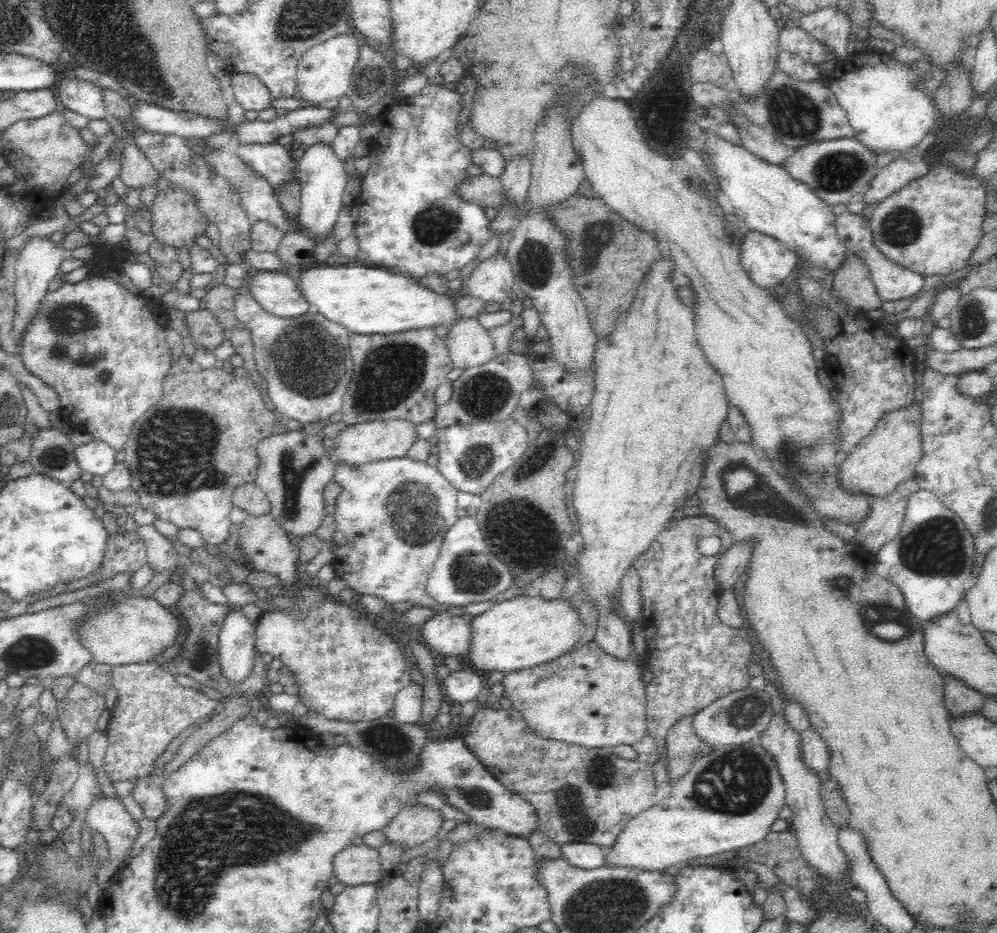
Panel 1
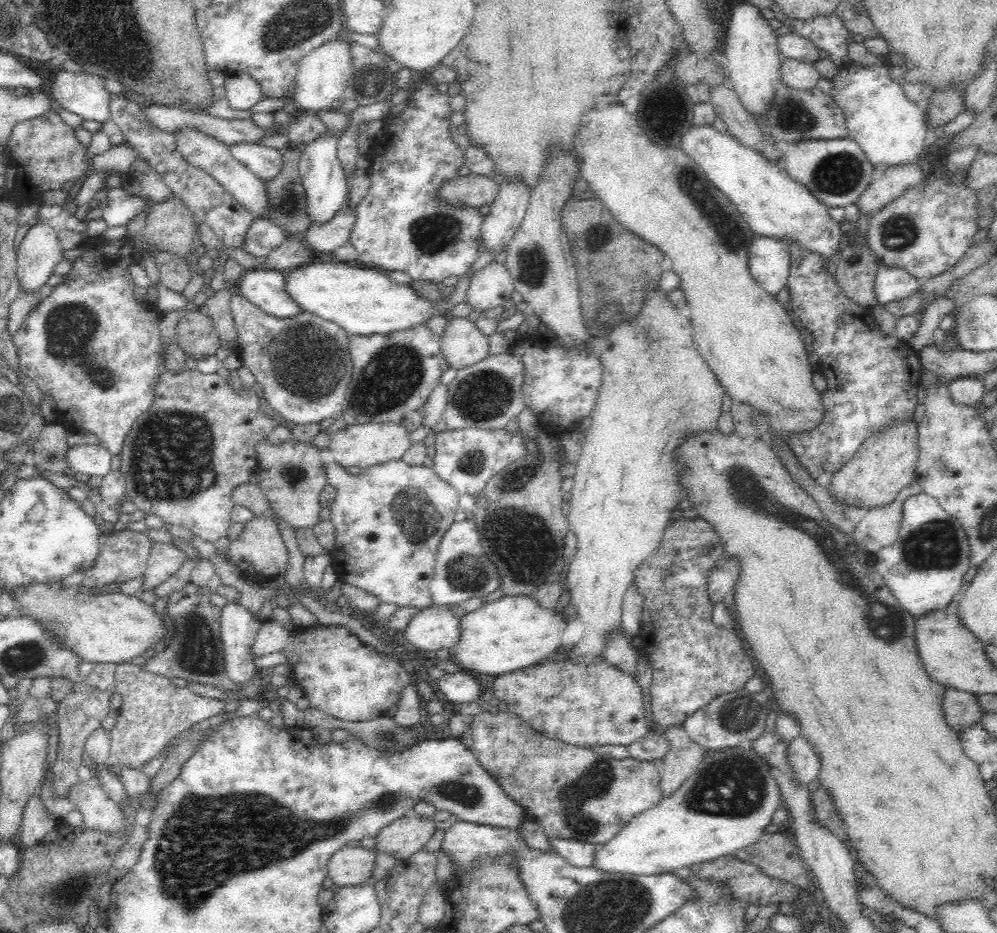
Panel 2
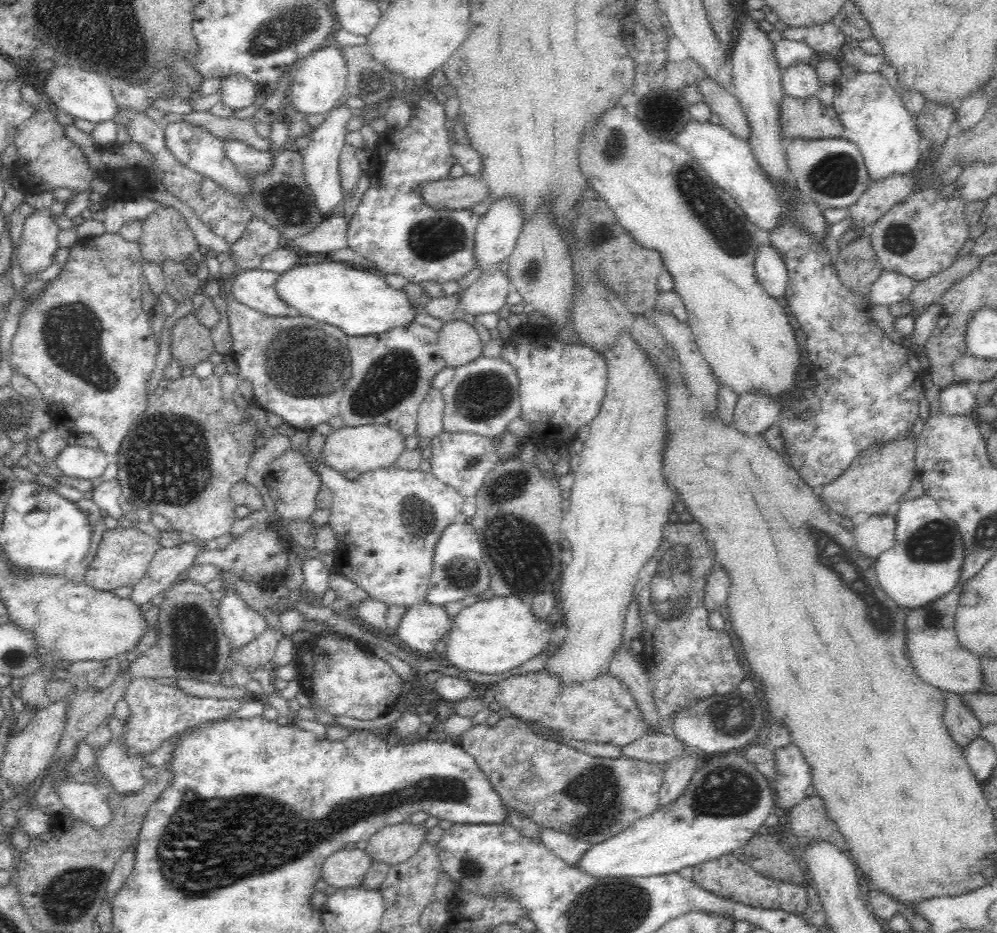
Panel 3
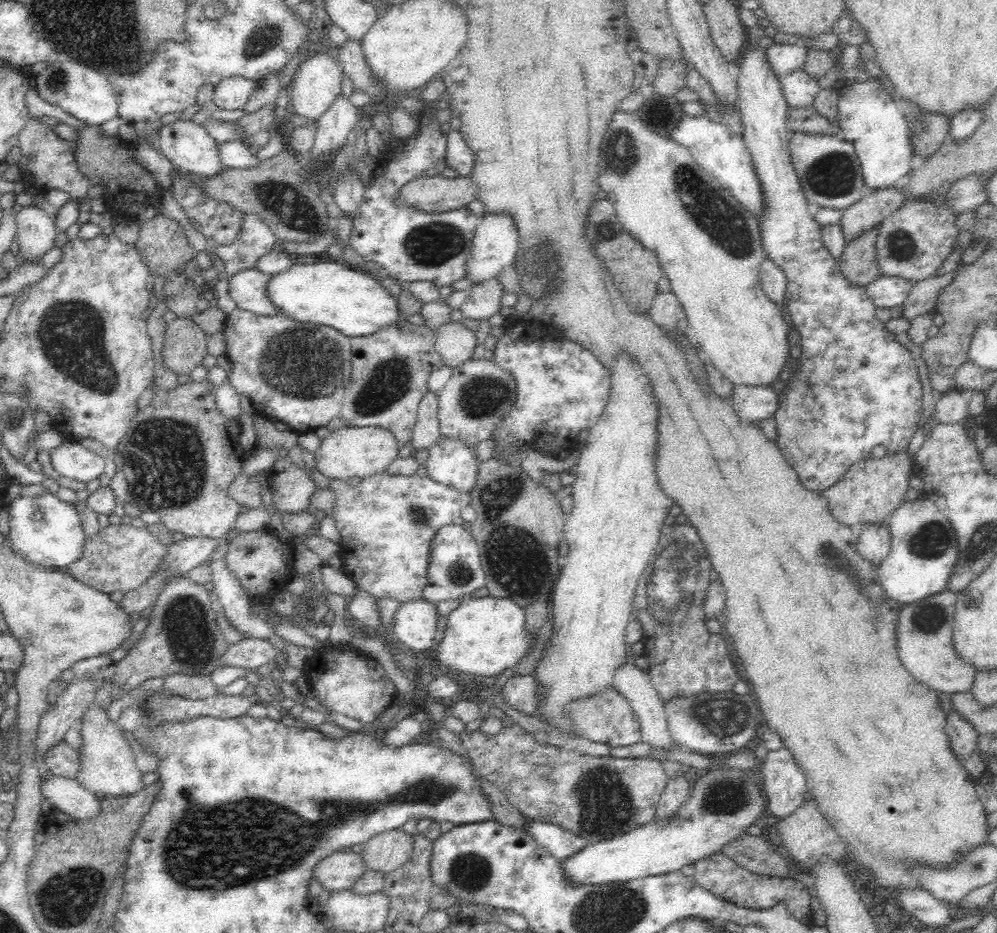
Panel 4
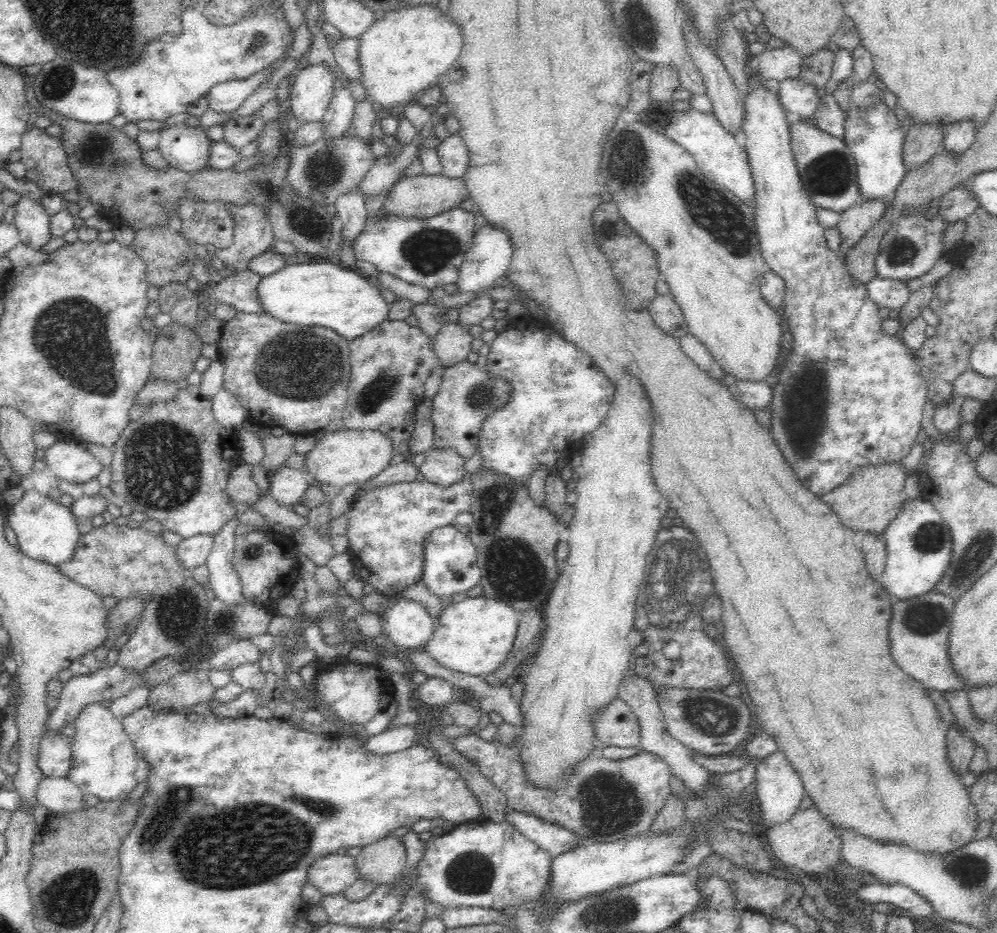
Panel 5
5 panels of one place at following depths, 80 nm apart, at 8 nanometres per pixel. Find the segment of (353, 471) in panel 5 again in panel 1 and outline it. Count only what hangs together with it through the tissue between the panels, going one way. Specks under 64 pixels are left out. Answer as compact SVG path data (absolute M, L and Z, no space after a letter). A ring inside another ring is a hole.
M390 419L347 425L331 440L328 449L335 461L358 466L379 460L406 457L408 449L414 442L416 442L416 429L410 421Z

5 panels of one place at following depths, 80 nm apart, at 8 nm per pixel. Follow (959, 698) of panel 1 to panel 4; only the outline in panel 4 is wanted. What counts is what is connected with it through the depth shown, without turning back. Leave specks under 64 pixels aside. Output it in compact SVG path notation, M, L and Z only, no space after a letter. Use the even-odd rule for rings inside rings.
M954 709L947 714L945 731L950 749L960 759L960 762L966 761L976 751L979 735L968 721L958 717Z

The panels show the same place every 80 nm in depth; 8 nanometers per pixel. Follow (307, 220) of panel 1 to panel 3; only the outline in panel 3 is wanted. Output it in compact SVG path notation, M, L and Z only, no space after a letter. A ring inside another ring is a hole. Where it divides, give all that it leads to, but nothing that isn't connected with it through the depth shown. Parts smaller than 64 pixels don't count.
M338 103L332 110L326 113L324 122L311 134L310 144L301 151L303 156L303 173L308 186L314 193L316 206L325 216L337 204L342 202L342 187L340 187L339 156L344 148L345 136L348 134L349 121L358 116L347 103Z

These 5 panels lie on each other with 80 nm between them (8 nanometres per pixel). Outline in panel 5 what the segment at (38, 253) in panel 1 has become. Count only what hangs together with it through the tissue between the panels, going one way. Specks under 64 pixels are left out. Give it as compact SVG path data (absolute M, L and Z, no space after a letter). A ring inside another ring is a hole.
M19 194L14 204L13 224L19 230L21 242L38 250L42 244L50 240L50 217L41 203L25 194Z

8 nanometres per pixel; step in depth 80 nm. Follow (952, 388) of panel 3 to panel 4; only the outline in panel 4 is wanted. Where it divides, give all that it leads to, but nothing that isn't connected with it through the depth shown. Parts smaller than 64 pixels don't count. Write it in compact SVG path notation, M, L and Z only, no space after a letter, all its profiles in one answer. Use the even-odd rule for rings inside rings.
M951 390L941 395L935 406L935 422L940 424L956 424L964 422L968 417L968 402L972 392Z

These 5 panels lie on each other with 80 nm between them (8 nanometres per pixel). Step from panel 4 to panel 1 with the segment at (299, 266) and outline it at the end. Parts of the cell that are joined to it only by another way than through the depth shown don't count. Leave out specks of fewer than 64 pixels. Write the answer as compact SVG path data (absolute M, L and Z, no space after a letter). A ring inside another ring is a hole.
M316 264L316 266L310 269L302 270L298 268L297 271L293 273L293 275L295 276L294 281L296 281L296 285L298 285L300 293L304 295L304 299L308 301L308 305L312 306L311 311L320 313L322 316L328 318L328 320L331 320L332 322L337 322L338 324L344 325L344 327L349 330L350 334L392 334L416 328L433 328L435 326L440 326L440 324L449 328L460 317L458 314L456 314L456 309L454 309L454 302L456 299L454 293L448 292L446 294L438 294L436 291L428 289L428 287L418 285L416 281L414 282L410 280L408 278L408 275L404 273L401 275L394 275L394 273L392 273L392 270L388 270L382 267L364 268L364 266L353 266L350 264L330 266L326 264Z

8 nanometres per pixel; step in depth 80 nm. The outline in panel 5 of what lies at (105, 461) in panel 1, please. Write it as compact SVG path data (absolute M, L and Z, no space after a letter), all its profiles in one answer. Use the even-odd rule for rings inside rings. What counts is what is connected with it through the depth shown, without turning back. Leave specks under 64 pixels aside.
M75 440L56 441L45 449L47 469L57 479L82 485L102 471L102 464Z

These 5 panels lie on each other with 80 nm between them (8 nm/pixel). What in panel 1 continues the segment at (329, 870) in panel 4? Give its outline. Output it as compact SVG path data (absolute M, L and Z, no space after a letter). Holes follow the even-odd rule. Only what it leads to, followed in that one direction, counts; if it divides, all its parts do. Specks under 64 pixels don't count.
M349 844L332 860L332 874L346 885L375 883L383 874L378 849Z

